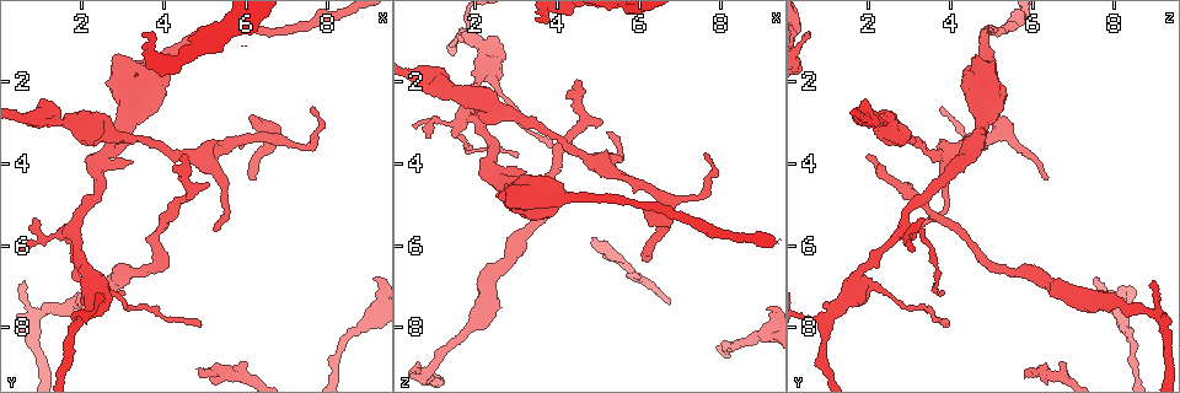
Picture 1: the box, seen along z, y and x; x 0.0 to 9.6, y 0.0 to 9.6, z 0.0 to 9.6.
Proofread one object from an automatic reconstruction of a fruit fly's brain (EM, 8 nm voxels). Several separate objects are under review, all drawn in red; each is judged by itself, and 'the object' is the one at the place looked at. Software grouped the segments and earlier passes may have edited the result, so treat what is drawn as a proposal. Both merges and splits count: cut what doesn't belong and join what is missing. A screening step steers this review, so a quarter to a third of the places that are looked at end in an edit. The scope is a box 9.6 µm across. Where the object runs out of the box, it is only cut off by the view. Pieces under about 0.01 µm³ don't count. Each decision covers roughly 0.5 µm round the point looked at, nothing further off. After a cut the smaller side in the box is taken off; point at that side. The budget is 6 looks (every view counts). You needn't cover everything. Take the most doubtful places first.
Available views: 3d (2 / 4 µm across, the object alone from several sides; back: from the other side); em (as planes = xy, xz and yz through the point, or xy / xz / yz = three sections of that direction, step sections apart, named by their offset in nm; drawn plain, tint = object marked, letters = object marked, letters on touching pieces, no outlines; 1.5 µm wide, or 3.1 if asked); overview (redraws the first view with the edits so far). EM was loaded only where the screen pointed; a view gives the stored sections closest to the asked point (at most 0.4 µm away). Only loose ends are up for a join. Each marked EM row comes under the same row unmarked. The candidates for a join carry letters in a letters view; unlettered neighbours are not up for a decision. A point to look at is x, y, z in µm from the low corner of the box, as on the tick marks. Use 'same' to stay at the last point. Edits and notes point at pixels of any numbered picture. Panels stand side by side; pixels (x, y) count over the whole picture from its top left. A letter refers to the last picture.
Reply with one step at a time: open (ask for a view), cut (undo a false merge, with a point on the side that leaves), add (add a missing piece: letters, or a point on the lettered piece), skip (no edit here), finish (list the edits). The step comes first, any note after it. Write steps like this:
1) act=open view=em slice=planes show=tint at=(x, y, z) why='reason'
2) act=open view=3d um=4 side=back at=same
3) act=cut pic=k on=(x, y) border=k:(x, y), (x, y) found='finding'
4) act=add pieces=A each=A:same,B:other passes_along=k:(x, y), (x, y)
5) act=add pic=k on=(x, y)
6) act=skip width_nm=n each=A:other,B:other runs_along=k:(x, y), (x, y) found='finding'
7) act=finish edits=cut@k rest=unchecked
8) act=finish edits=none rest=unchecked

act=open view=em slice=xz step=8 show=tint at=(4.45, 3.85, 1.95) why='an open end'

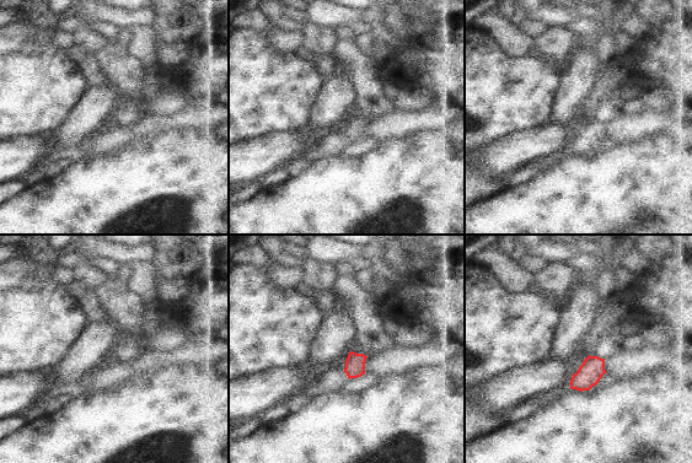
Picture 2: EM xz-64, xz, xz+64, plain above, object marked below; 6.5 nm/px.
act=open view=em slice=planes show=letters at=same why='another direction'

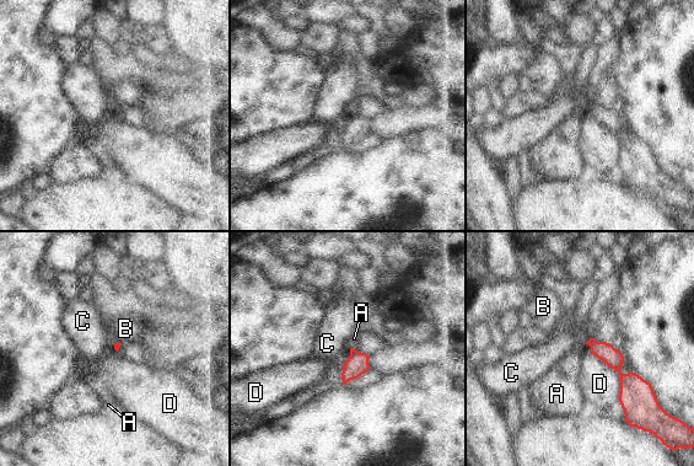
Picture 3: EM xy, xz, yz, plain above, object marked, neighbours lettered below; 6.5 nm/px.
act=add pieces=B each=A:other,B:same,C:other,D:other passes_along=3:(607, 353), (588, 339), (558, 317) found='the neuron continues'

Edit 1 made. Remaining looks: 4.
act=open view=em slice=yz step=8 show=tint at=(6.20, 4.35, 6.40) why='an open end'

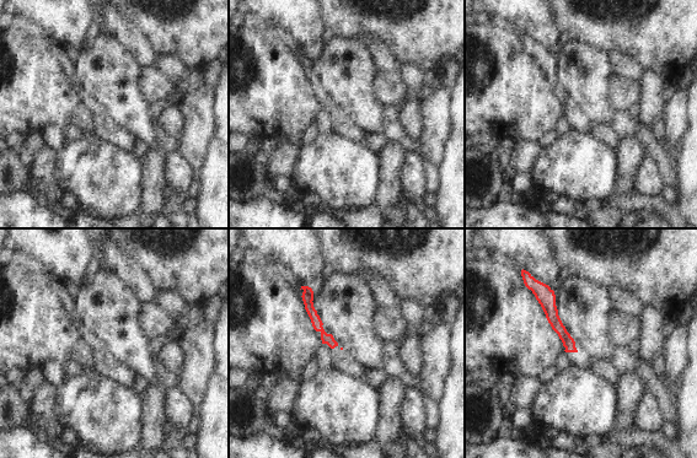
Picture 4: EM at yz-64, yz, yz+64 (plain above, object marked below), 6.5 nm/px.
act=open view=em slice=planes show=letters at=same

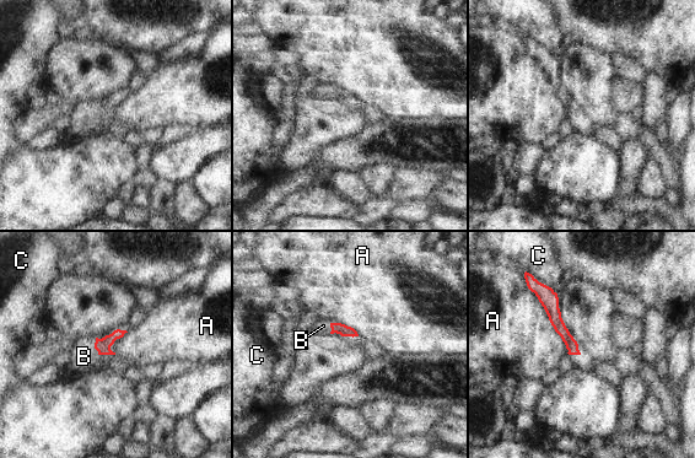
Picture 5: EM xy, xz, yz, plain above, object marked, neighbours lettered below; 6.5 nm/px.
act=add pieces=B longest_contact=A:500nm each=A:other,B:same,C:other passes_along=5:(344, 330), (330, 326), (323, 326) found='the neuron continues'

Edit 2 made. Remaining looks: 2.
act=open view=em slice=planes show=letters at=(0.65, 6.90, 8.95) why='branch stops here'

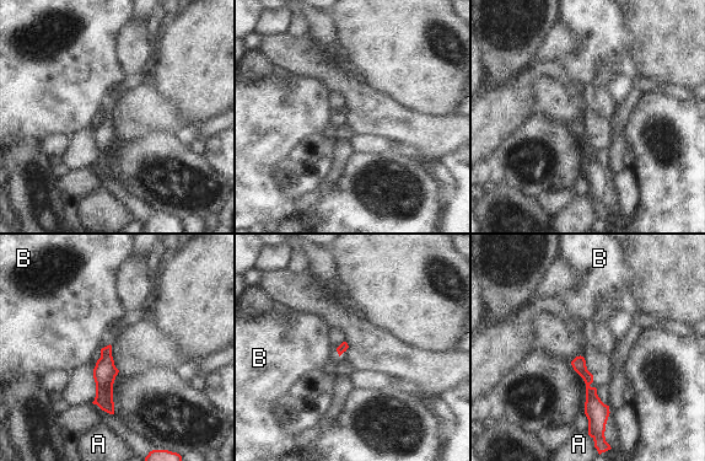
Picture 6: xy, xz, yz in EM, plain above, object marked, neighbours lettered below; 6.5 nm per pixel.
act=skip each=A:other,B:other runs_along=6:(579, 359), (602, 423) found='none of them fits'

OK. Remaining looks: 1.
act=finish edits=add@3,add@5 rest=unchecked

